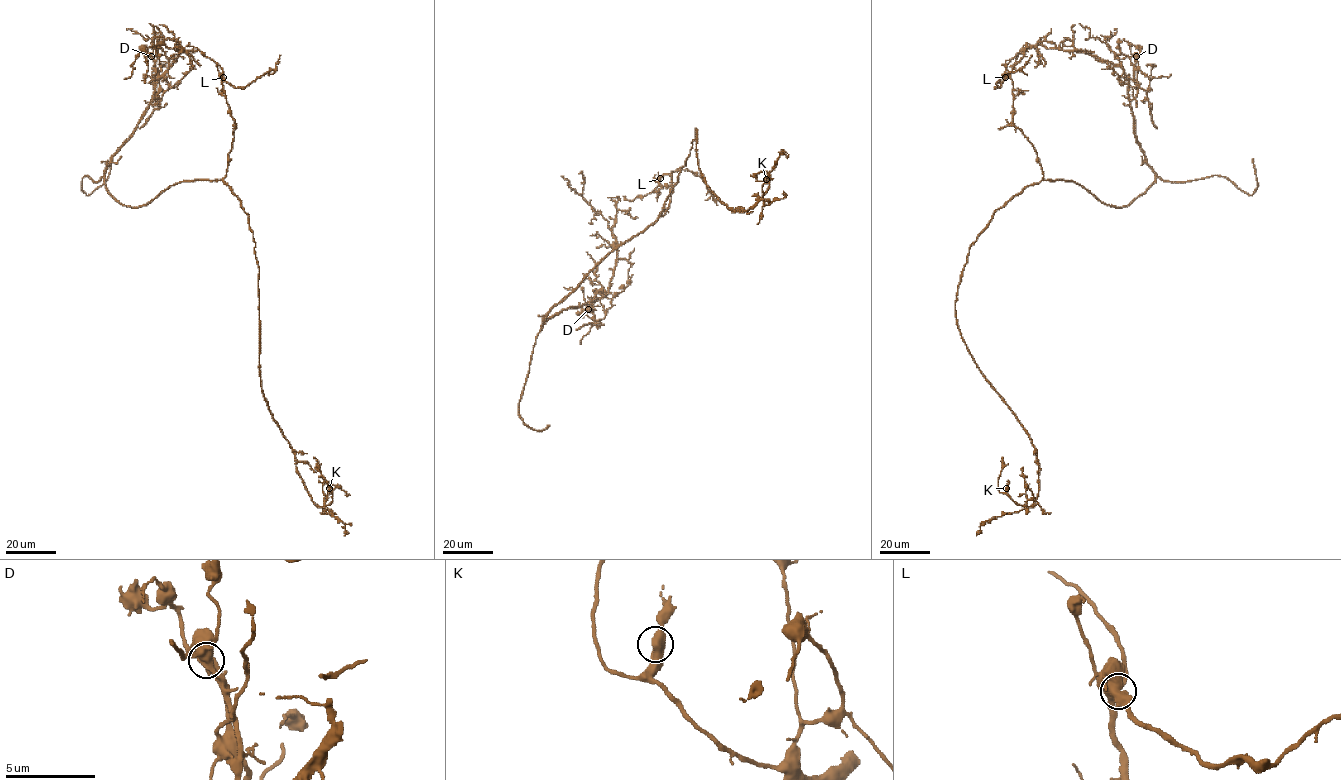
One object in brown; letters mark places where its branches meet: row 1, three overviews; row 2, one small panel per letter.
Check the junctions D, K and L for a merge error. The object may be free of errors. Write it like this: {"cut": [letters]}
{"cut": ["D"]}

